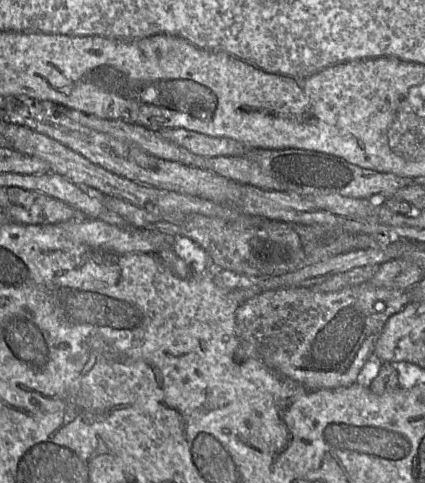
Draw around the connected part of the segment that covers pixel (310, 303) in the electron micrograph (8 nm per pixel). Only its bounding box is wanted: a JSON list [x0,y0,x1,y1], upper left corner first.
[236,282,408,390]

